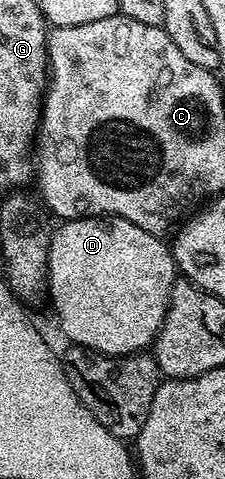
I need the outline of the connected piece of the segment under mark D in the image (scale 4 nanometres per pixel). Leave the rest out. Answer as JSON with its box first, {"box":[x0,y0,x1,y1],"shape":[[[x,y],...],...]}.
{"box":[47,216,177,356],"shape":[[[84,216],[81,220],[68,220],[60,223],[51,233],[51,245],[49,246],[49,258],[47,259],[47,292],[51,296],[51,304],[59,315],[59,328],[68,336],[72,345],[80,348],[88,348],[94,352],[100,352],[106,356],[133,356],[136,352],[150,349],[154,345],[157,334],[163,328],[167,303],[171,297],[171,291],[177,279],[175,257],[172,256],[168,241],[160,238],[149,230],[141,230],[141,226],[133,226],[120,216],[100,218],[97,216]]]}

